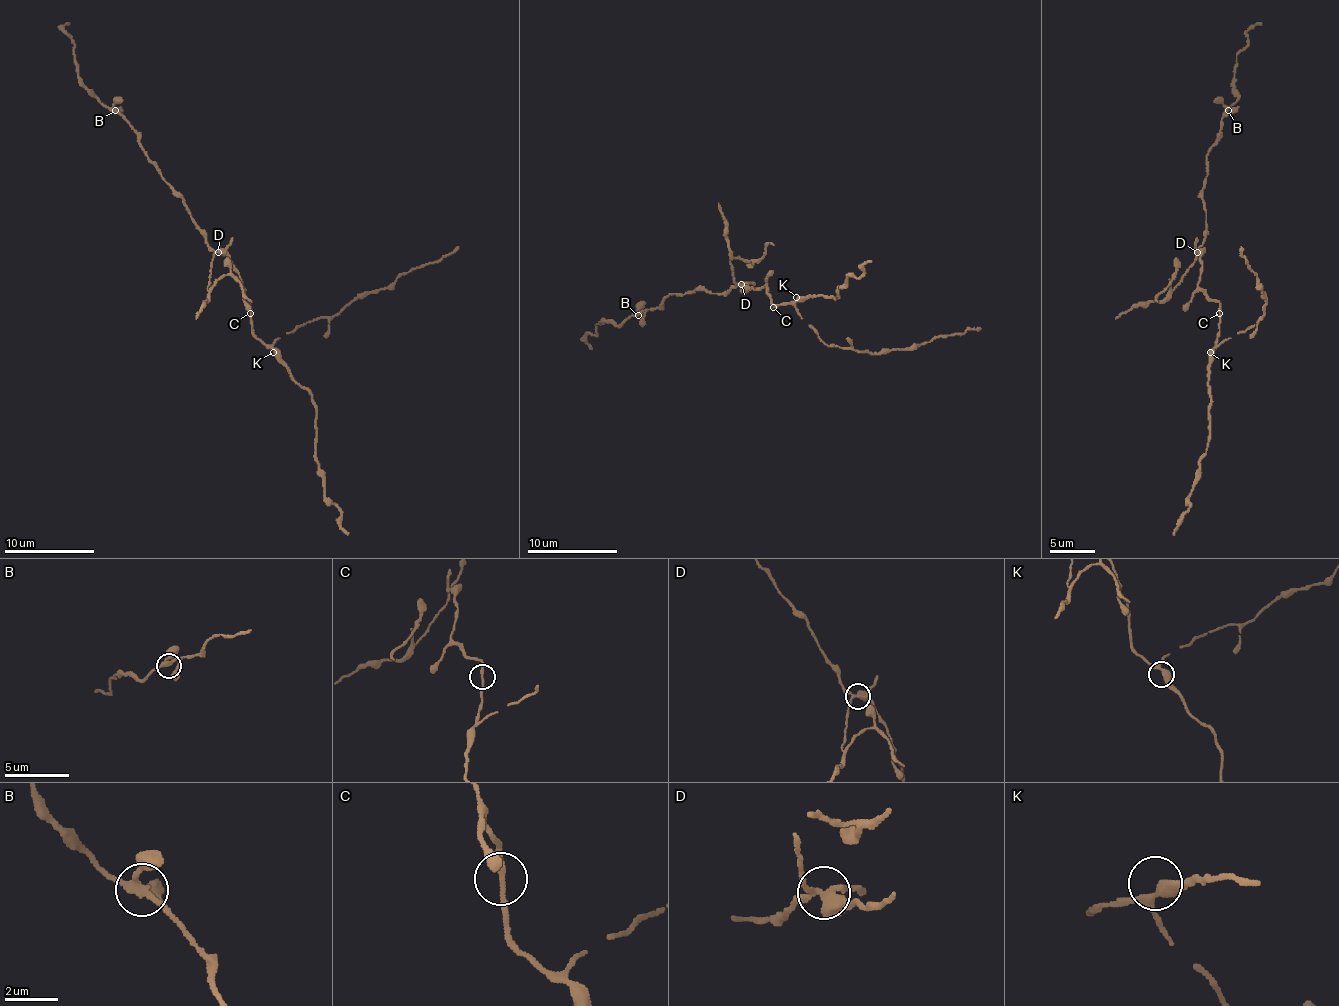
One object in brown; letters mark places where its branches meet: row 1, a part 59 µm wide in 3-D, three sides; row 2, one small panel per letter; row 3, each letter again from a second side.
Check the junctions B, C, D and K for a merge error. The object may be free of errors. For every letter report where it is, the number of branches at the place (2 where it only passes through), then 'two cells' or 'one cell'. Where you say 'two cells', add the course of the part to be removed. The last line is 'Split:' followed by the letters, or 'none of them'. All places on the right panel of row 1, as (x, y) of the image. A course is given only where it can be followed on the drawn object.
B: (1228, 110) | 4 | one cell
C: (1219, 313) | 2 | one cell
D: (1197, 252) | 4 | two cells | (1196, 253), (1194, 264), (1162, 300), (1137, 302), (1115, 318)
K: (1210, 352) | 3 | one cell
Split: D

